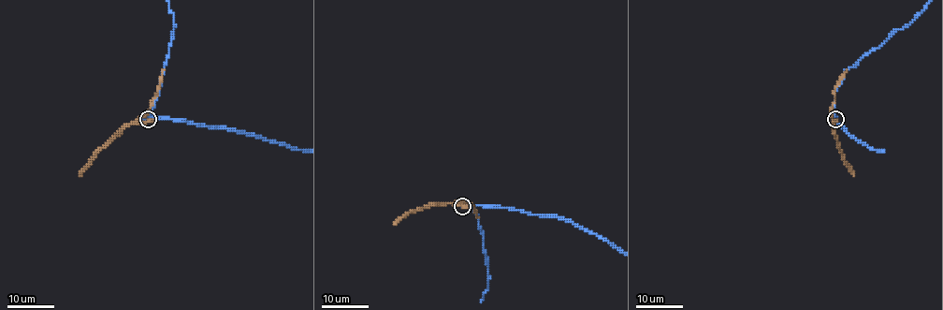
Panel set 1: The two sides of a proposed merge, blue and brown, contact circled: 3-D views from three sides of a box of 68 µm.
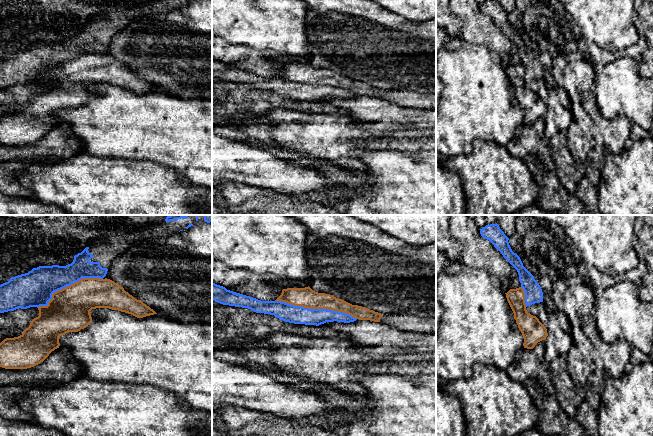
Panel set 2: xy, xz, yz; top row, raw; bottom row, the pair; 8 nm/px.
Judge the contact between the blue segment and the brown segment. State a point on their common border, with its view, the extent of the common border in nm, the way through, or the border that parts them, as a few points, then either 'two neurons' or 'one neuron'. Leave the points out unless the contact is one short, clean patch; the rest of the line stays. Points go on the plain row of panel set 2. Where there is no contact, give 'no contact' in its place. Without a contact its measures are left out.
meets blue in xz at (316, 85); contact 650 nm long; two neurons

